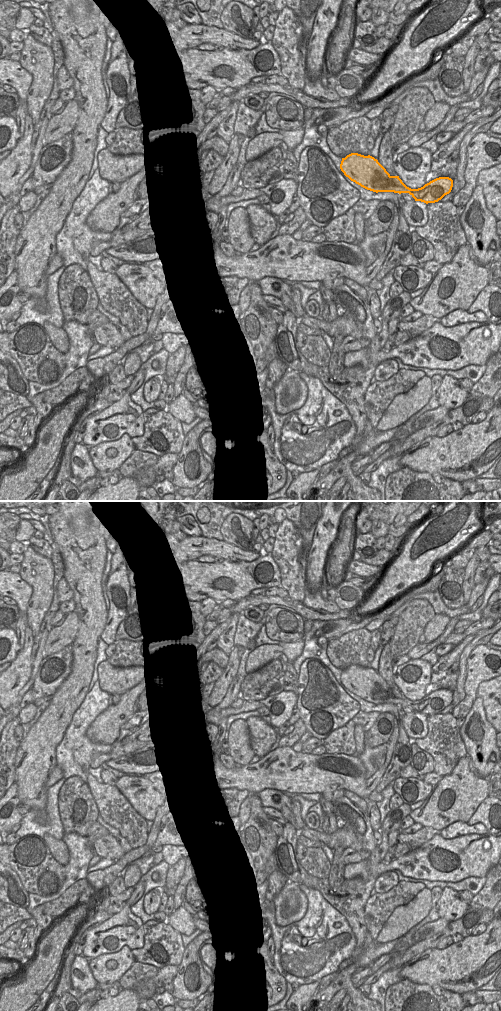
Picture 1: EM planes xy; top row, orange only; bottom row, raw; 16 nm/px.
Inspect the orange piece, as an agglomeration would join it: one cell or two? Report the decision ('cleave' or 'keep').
keep

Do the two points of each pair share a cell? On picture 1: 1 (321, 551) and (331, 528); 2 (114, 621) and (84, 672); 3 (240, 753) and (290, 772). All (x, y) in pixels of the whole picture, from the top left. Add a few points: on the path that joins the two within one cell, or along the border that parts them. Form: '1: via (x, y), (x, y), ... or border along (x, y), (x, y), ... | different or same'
1: via (321, 545), (325, 534) | same
2: border along (107, 615), (105, 628), (100, 638) | different
3: border along (249, 763), (241, 765) | different

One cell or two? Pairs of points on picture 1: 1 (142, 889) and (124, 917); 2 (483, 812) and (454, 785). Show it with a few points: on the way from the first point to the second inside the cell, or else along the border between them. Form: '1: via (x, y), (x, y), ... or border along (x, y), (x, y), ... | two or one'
1: via (136, 896), (127, 910) | one
2: border along (488, 795), (466, 822) | two

